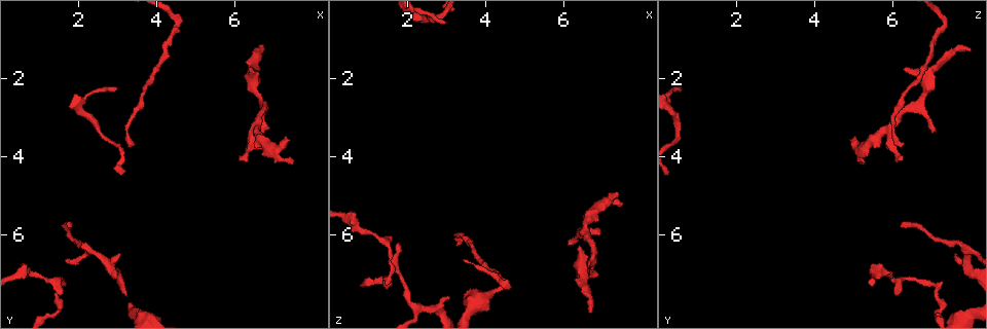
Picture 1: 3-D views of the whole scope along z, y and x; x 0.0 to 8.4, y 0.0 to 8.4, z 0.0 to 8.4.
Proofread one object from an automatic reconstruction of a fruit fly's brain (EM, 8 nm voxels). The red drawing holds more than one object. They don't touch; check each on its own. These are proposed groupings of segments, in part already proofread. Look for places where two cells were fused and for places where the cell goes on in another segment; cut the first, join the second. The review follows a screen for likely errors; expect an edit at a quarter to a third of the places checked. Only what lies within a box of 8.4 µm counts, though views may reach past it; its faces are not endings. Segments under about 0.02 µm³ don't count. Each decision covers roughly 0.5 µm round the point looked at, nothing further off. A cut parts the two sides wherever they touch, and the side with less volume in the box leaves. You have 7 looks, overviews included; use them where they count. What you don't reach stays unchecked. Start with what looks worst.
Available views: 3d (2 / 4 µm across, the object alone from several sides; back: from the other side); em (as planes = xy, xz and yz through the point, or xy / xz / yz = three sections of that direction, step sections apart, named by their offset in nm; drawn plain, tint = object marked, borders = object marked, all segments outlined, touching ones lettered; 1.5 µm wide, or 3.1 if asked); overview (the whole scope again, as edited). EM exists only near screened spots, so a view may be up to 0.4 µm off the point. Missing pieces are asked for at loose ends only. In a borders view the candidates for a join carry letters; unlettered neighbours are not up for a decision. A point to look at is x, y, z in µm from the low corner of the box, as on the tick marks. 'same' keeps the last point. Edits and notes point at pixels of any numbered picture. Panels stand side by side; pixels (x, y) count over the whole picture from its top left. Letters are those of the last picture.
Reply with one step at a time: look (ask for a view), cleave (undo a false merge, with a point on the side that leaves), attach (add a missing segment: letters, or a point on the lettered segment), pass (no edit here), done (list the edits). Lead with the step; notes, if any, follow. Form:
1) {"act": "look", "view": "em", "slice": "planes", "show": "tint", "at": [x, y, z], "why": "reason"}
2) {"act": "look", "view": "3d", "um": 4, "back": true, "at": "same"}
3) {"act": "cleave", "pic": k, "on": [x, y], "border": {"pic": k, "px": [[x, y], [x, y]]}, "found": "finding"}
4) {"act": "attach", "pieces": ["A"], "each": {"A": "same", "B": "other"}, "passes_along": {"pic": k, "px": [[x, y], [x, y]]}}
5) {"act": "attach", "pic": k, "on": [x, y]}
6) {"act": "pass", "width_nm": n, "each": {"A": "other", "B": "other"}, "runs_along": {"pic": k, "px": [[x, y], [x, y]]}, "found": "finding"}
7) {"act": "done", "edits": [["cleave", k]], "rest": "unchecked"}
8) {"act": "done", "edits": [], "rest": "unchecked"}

{"act": "look", "view": "em", "slice": "xy", "step": 8, "show": "borders", "at": [6.50, 3.20, 5.95]}

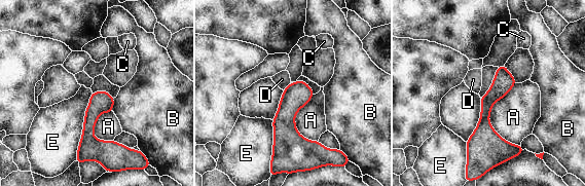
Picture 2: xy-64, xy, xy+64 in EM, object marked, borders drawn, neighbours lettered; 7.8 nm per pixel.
{"act": "look", "view": "em", "slice": "planes", "show": "borders", "at": "same"}

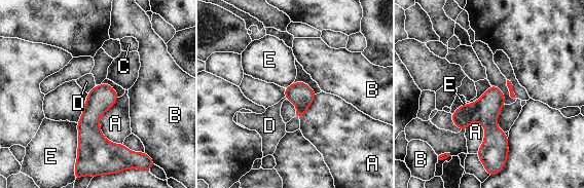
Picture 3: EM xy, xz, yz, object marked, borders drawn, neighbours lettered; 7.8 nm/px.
{"act": "pass", "longest_contact_nm": ["A", 380], "each": {"A": "other", "B": "other", "C": "other", "D": "other", "E": "other"}, "found": "all the same cell"}

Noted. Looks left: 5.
{"act": "look", "view": "3d", "um": 4, "at": [3.10, 6.55, 7.65], "why": "free end"}

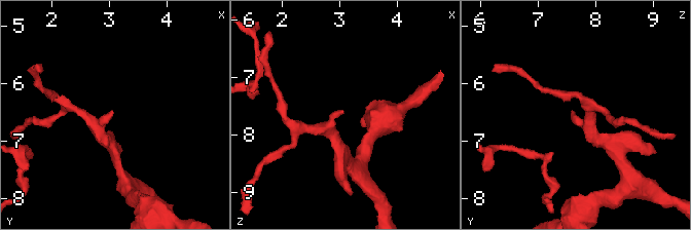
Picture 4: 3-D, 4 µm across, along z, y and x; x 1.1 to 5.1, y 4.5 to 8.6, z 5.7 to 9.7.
{"act": "look", "view": "em", "slice": "planes", "show": "plain", "at": [3.10, 6.55, 7.60], "arm_widths_nm": [190, 200]}

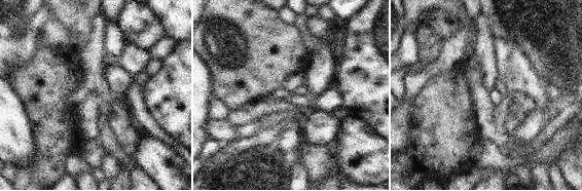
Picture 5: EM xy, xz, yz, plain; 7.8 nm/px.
{"act": "look", "view": "em", "slice": "planes", "show": "borders", "at": "same"}

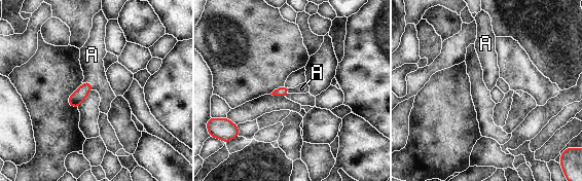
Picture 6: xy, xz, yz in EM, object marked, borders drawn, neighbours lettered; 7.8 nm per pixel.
{"act": "attach", "pic": 6, "on": [92, 55], "each": {"A": "same"}, "passes_along": {"pic": 6, "px": [[75, 99], [88, 81], [92, 55]]}, "found": "the cell continues"}

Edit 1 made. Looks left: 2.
{"act": "done", "edits": [["attach", 6]], "rest": "unchecked"}

